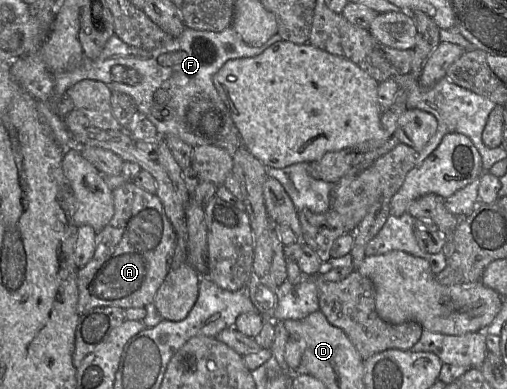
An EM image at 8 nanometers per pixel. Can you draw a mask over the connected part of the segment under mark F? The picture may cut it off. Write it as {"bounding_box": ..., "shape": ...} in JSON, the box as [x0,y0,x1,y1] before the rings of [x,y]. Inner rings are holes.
{"bounding_box":[37,27,282,148],"shape":[[[185,27],[180,36],[169,40],[164,45],[146,50],[128,45],[116,34],[113,34],[106,42],[98,58],[84,57],[82,63],[74,70],[53,73],[54,88],[52,97],[48,102],[38,101],[37,110],[42,120],[49,126],[54,139],[62,148],[76,146],[64,120],[55,112],[56,104],[61,100],[62,95],[77,82],[85,79],[97,80],[107,84],[111,91],[125,93],[132,97],[136,103],[137,111],[145,114],[155,125],[158,139],[165,141],[166,136],[174,135],[192,148],[205,145],[207,144],[205,139],[192,132],[187,125],[186,114],[190,101],[196,96],[207,96],[212,101],[221,103],[221,98],[213,84],[214,74],[228,60],[257,56],[280,40],[282,38],[276,34],[260,46],[250,46],[240,38],[232,27],[228,27],[221,32]],[[114,65],[135,69],[140,75],[140,82],[136,85],[113,82],[111,68]],[[159,88],[166,89],[168,95],[166,101],[157,103],[154,94]]]}

